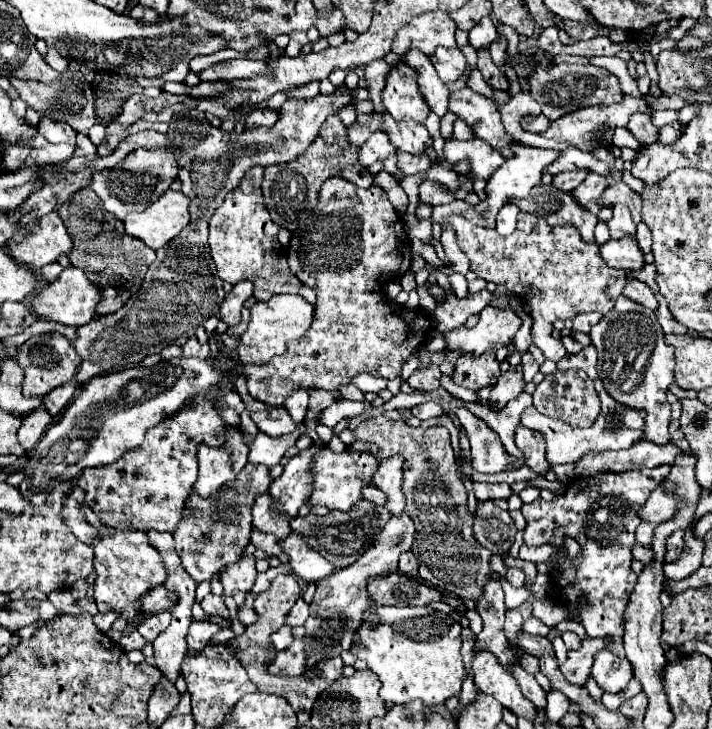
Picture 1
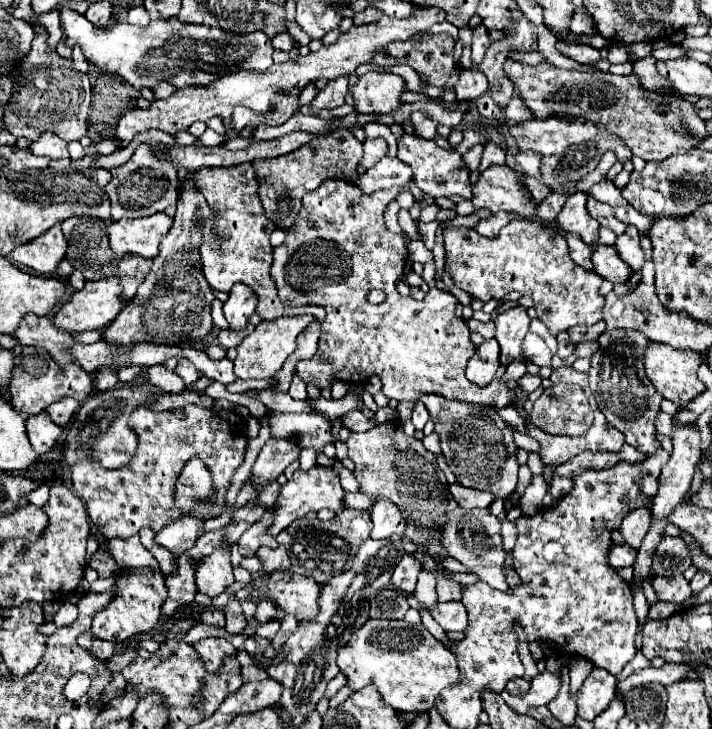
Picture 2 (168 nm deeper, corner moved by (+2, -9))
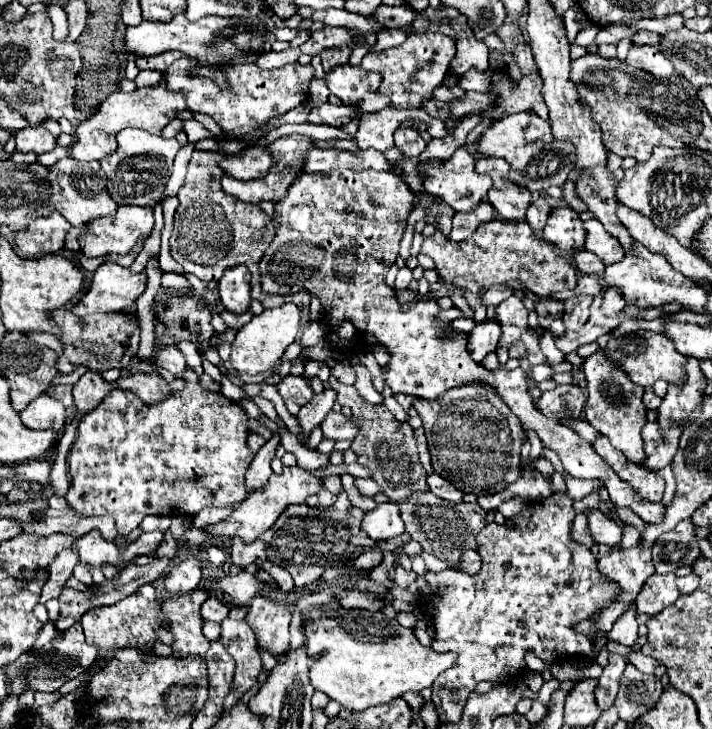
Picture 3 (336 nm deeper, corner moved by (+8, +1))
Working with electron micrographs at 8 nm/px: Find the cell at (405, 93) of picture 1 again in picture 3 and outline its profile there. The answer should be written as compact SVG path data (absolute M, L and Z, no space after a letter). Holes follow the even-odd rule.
M344 64L340 68L334 68L324 76L330 92L338 96L344 104L356 104L362 100L362 96L370 90L378 90L380 86L380 74L378 72L366 72L360 66Z

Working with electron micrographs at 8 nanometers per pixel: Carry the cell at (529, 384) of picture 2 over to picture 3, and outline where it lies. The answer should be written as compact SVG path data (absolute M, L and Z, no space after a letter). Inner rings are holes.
M538 364L538 366L532 366L532 372L530 372L530 380L532 380L532 382L550 380L550 376L552 376L552 370L550 370L546 364Z

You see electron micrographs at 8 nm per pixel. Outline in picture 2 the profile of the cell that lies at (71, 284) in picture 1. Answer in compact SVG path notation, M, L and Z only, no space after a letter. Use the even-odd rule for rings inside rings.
M102 278L94 282L86 282L86 286L78 292L74 292L72 300L64 304L56 316L54 316L54 326L64 328L68 332L86 332L86 330L104 330L110 326L110 322L122 312L126 302L122 302L122 286L118 278Z

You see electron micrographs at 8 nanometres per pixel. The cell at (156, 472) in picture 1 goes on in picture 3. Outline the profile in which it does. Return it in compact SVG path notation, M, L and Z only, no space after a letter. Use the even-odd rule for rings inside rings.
M190 370L186 372L186 388L160 404L144 404L134 392L114 388L78 424L76 442L68 454L70 490L66 500L84 516L112 516L120 536L128 536L138 528L146 514L196 516L206 506L238 504L248 496L244 474L254 456L246 446L246 438L246 412L220 392L200 388L198 376Z

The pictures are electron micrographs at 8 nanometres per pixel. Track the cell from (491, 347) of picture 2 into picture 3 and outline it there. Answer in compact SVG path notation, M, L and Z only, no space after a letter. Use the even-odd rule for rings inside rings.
M484 320L476 324L468 338L468 354L472 356L472 360L482 362L486 354L494 352L498 338L500 338L500 324L496 324L496 320Z

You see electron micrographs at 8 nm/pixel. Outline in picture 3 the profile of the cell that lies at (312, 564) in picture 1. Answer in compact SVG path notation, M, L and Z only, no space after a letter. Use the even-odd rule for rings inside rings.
M256 596L250 602L246 622L256 632L258 646L268 648L272 654L280 654L290 646L290 612L284 602L274 602L264 596Z

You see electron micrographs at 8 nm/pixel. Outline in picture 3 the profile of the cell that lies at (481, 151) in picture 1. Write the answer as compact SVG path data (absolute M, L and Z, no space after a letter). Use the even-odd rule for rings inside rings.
M482 158L478 160L480 172L488 172L492 178L492 188L488 192L488 202L496 208L502 220L522 222L526 218L526 210L532 204L532 194L508 180L510 164L498 158Z

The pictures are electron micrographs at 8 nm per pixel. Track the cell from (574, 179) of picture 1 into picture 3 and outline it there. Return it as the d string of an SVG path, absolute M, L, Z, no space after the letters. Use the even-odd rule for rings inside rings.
M546 196L538 198L530 208L528 208L528 214L526 214L526 222L532 226L532 230L536 230L536 234L540 234L540 230L544 228L546 220L548 220L548 214L550 214L550 204L546 200Z

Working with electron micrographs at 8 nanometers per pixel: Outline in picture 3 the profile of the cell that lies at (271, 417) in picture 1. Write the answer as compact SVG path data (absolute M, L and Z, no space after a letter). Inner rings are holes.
M330 412L322 420L320 428L324 438L330 438L330 440L352 440L356 436L356 426L352 424L352 418L346 418L338 412Z

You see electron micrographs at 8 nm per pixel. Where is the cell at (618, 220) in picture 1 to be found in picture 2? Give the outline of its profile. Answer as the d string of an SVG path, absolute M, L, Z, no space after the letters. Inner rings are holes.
M628 226L626 232L618 236L616 250L622 256L622 260L626 260L630 264L630 268L634 272L642 270L642 266L644 266L644 250L640 246L640 234L638 234L638 230L634 230L634 226Z

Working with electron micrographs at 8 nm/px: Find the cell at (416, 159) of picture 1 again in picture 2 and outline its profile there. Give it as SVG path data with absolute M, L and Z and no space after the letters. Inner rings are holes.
M386 156L370 170L366 170L362 176L354 176L348 180L352 184L358 184L362 192L370 194L374 190L384 190L390 186L408 186L412 182L412 170L410 166L402 164L402 160Z

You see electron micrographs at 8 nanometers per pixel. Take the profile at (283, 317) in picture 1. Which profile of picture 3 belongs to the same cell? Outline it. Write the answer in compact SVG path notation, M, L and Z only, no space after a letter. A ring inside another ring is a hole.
M288 302L280 308L264 310L260 316L252 316L252 320L238 330L238 334L232 342L232 354L230 354L232 368L238 370L240 374L266 372L274 362L278 362L282 358L286 348L296 340L298 324L300 324L300 308L292 302Z

